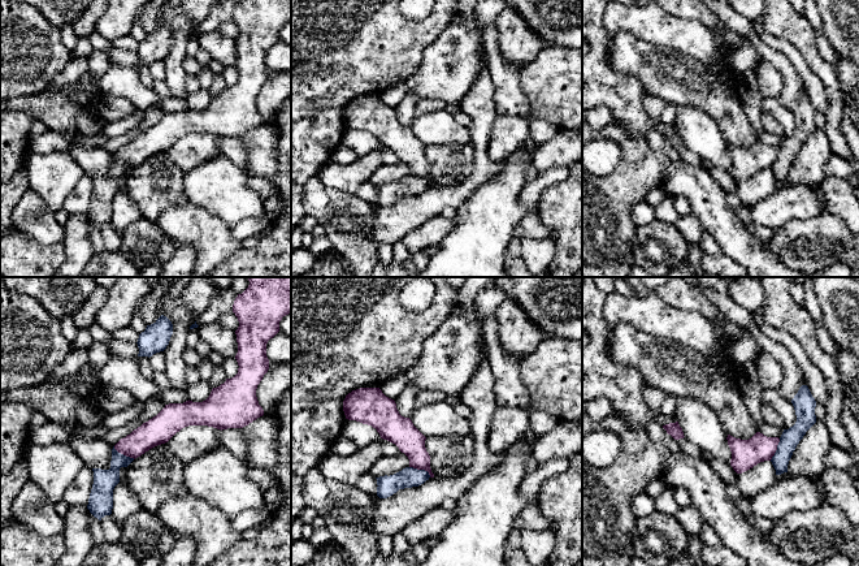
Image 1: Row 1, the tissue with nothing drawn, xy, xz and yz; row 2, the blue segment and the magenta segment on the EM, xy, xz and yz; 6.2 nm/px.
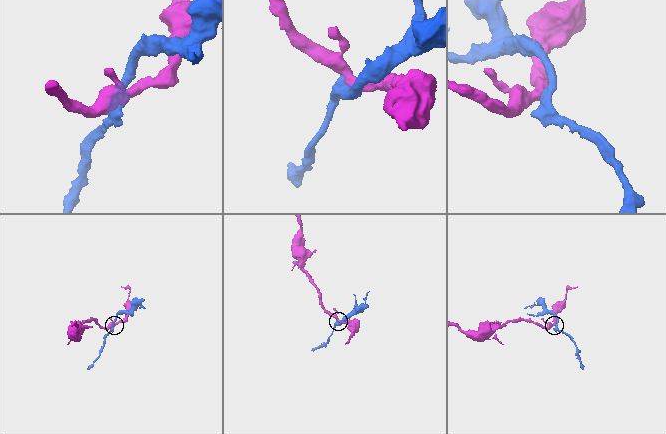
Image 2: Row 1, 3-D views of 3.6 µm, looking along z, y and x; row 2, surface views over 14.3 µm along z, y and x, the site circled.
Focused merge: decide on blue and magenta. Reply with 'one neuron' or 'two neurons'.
two neurons

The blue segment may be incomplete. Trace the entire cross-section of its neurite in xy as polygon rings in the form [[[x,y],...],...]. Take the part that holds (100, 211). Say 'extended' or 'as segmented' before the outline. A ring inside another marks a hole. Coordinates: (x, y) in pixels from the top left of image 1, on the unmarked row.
as segmented; [[[113,155],[110,177],[92,177],[94,193],[87,217],[99,229],[101,229],[105,224],[112,222],[113,198],[120,191],[120,177],[127,176],[133,169],[134,167],[118,161]]]

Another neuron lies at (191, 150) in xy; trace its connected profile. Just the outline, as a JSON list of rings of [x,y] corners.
[[[188,134],[168,150],[168,156],[173,164],[188,170],[221,155],[220,141],[208,134]]]

